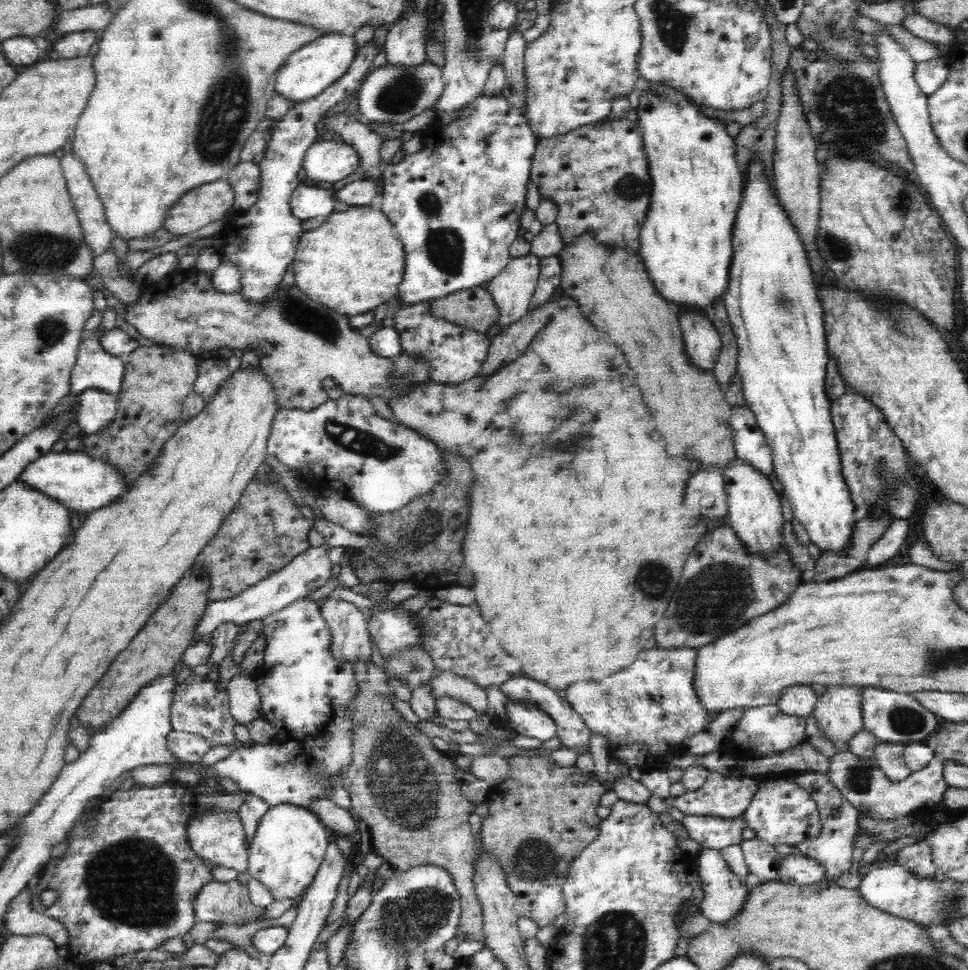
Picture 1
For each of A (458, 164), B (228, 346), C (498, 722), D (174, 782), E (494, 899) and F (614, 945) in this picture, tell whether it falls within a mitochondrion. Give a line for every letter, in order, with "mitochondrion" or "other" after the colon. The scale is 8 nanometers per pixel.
A: other
B: other
C: other
D: other
E: other
F: mitochondrion

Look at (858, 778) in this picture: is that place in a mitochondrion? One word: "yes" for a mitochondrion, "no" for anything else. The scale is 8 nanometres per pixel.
yes

